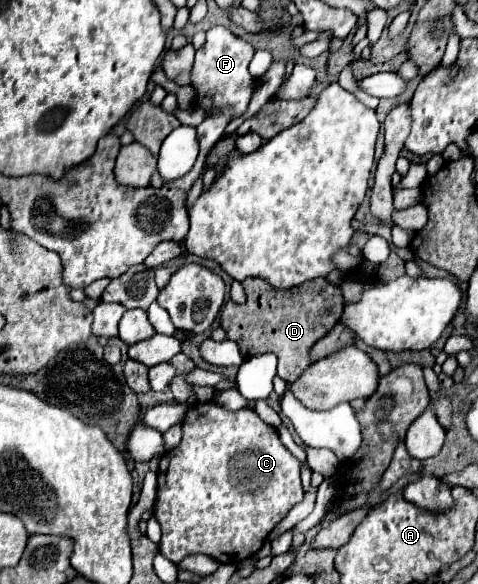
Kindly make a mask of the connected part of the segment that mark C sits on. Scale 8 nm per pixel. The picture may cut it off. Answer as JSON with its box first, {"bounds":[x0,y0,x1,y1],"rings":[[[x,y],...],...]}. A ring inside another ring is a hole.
{"bounds":[154,403,304,565],"rings":[[[194,403],[188,407],[184,421],[182,421],[182,441],[178,447],[174,447],[172,451],[166,451],[160,459],[160,467],[158,467],[158,497],[156,497],[156,507],[154,507],[154,517],[158,519],[160,527],[162,527],[162,541],[160,541],[160,553],[166,555],[170,561],[180,563],[186,555],[192,553],[204,553],[214,557],[218,563],[232,563],[238,565],[240,561],[256,555],[256,551],[262,547],[262,543],[266,541],[268,533],[286,517],[286,513],[298,505],[304,497],[302,491],[302,481],[300,481],[300,461],[282,445],[278,431],[274,427],[270,427],[268,423],[264,423],[254,409],[238,409],[238,411],[228,411],[226,407],[218,405],[218,403]]]}

